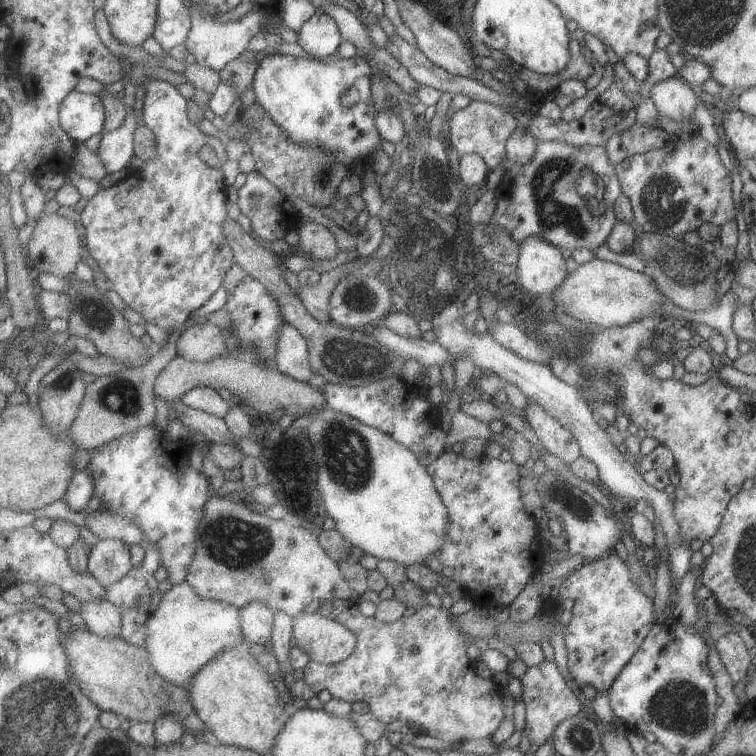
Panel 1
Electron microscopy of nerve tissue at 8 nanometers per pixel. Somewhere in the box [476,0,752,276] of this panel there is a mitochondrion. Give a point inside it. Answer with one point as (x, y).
(554, 215)

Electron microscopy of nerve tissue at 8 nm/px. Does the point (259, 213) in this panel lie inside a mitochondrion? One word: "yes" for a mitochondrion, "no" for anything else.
no

